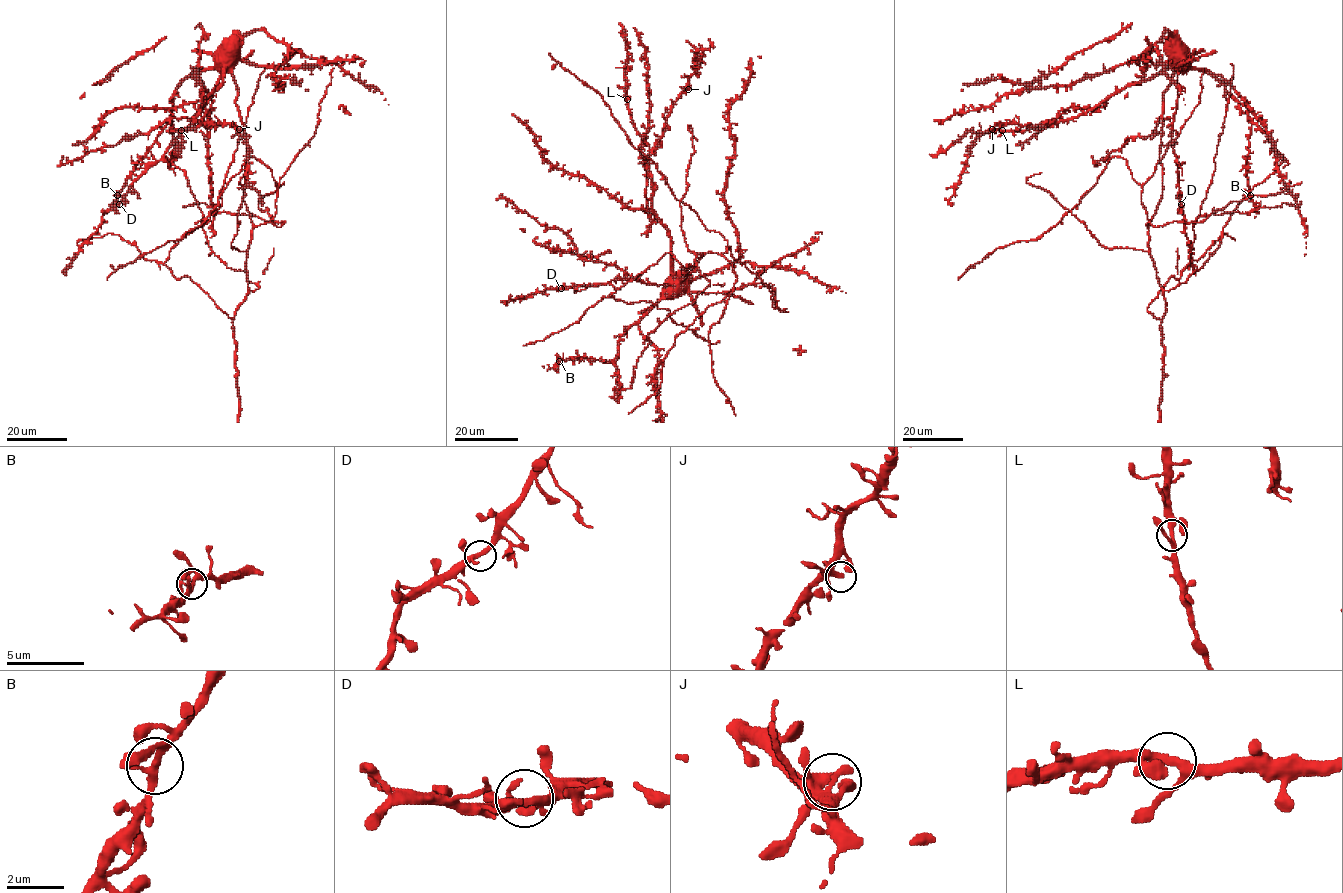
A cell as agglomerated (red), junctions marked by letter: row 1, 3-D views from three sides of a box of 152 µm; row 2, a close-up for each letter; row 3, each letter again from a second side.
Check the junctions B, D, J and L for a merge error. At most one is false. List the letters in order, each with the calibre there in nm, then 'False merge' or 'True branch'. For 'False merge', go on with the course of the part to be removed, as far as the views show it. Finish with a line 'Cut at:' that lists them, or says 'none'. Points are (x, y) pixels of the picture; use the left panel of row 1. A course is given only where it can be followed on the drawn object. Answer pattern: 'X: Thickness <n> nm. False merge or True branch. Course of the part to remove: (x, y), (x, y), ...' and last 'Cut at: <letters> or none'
B: Thickness 260 nm. True branch
D: Thickness 280 nm. True branch
J: Thickness 280 nm. True branch
L: Thickness 280 nm. True branch
Cut at: none

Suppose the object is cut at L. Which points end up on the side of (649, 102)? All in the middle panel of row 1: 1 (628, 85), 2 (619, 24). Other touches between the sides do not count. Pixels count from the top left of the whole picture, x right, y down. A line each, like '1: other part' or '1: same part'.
1: other part
2: other part

